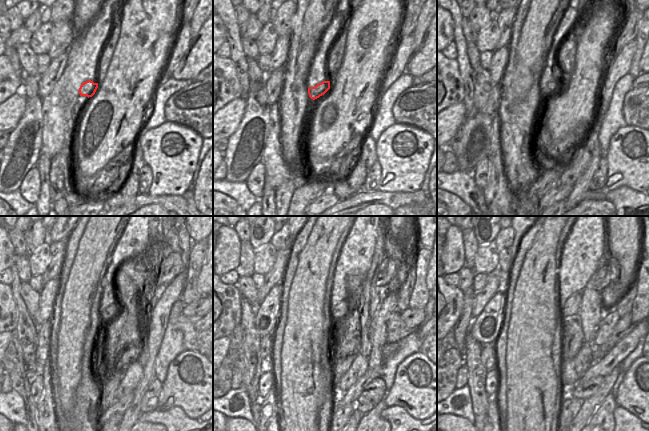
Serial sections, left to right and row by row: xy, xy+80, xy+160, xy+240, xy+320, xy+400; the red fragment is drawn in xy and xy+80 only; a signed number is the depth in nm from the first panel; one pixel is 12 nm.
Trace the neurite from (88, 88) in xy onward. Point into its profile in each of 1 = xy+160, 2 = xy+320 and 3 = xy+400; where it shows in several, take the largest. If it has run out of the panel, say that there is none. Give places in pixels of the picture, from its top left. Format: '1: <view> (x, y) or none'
1: xy+160 (551, 85)
2: xy+320 (345, 307)
3: xy+400 (571, 307)

